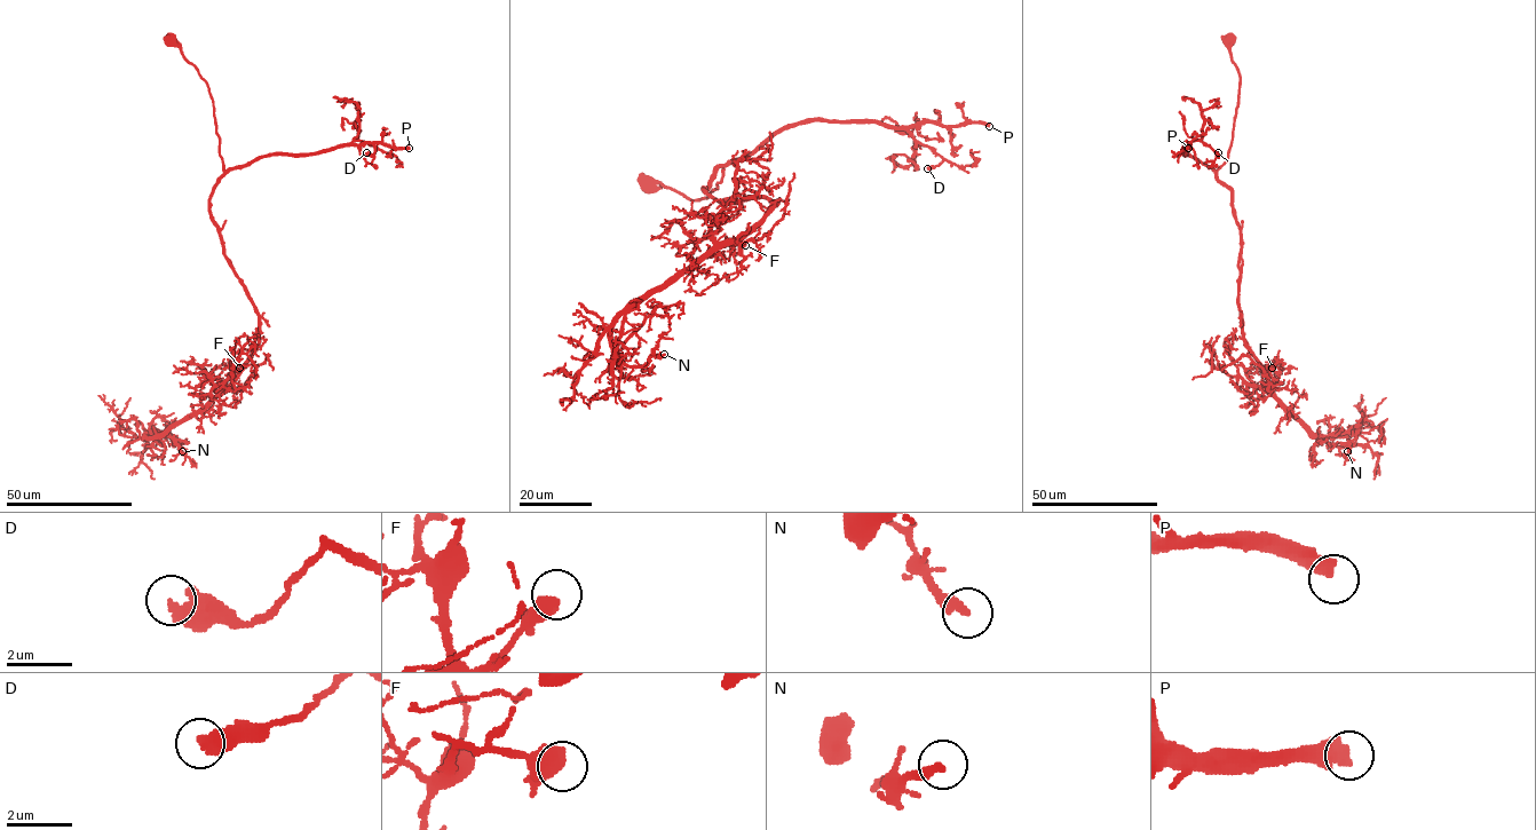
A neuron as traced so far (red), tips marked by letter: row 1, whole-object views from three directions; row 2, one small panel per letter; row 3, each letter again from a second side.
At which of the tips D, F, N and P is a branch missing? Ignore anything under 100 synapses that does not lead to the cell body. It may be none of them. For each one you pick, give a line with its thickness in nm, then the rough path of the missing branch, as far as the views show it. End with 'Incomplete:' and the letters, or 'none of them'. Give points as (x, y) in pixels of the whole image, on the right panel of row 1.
P: calibre 500 nm; course (1188, 148), (1187, 153), (1198, 153), (1192, 175), (1187, 176), (1174, 161)
Incomplete: P

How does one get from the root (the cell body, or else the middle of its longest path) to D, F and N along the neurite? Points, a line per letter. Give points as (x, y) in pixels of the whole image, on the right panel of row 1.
D: (1229, 39), (1228, 48), (1240, 86), (1228, 157), (1216, 172), (1185, 153), (1194, 141), (1201, 141), (1218, 152)
F: (1229, 39), (1238, 99), (1228, 157), (1217, 178), (1230, 191), (1240, 231), (1242, 338), (1272, 382), (1272, 368)
N: (1229, 39), (1238, 99), (1217, 178), (1240, 231), (1242, 338), (1271, 390), (1313, 434), (1355, 436), (1347, 451)

